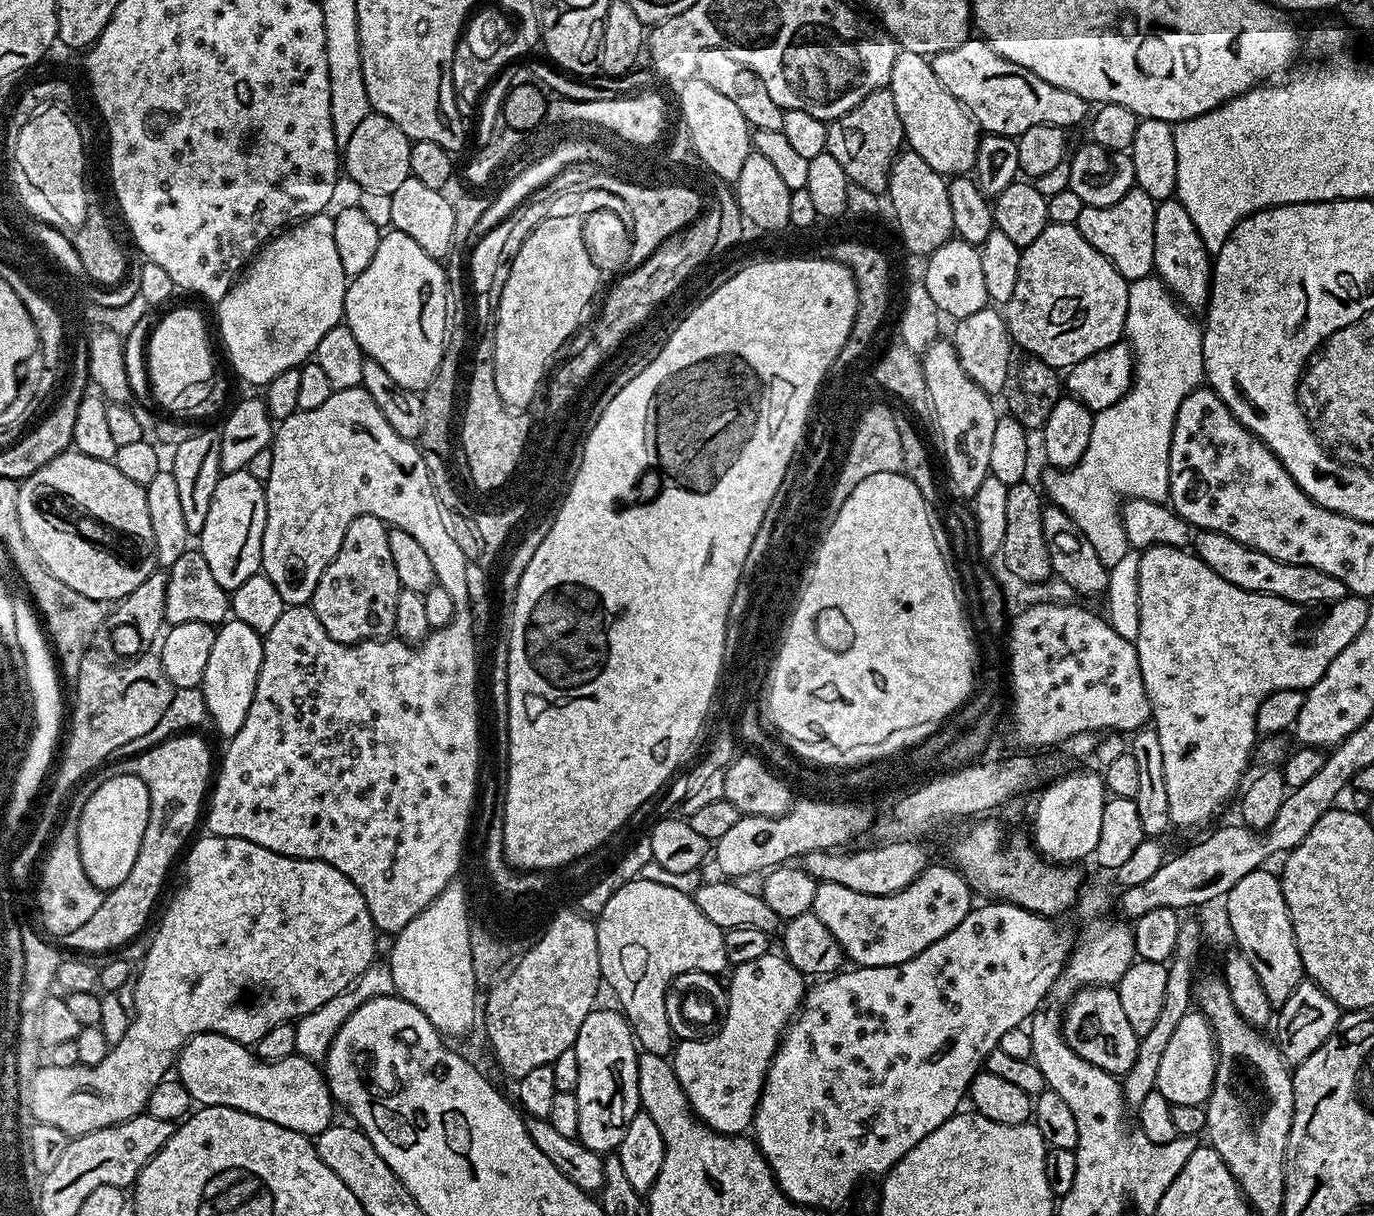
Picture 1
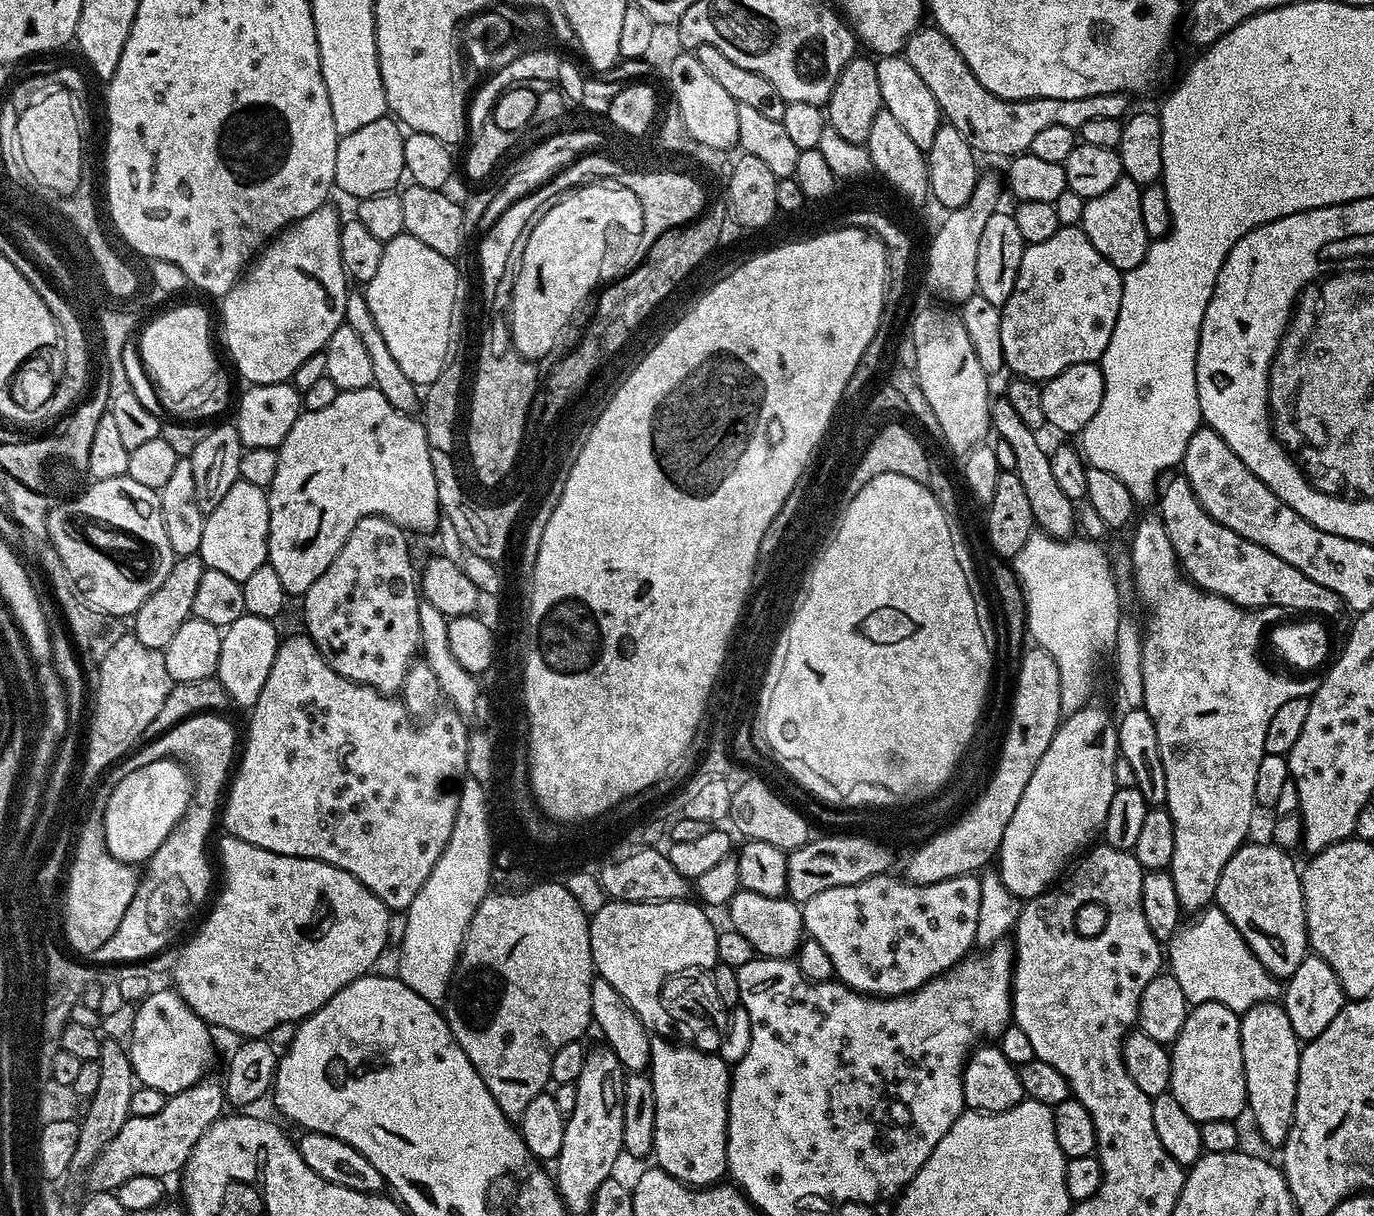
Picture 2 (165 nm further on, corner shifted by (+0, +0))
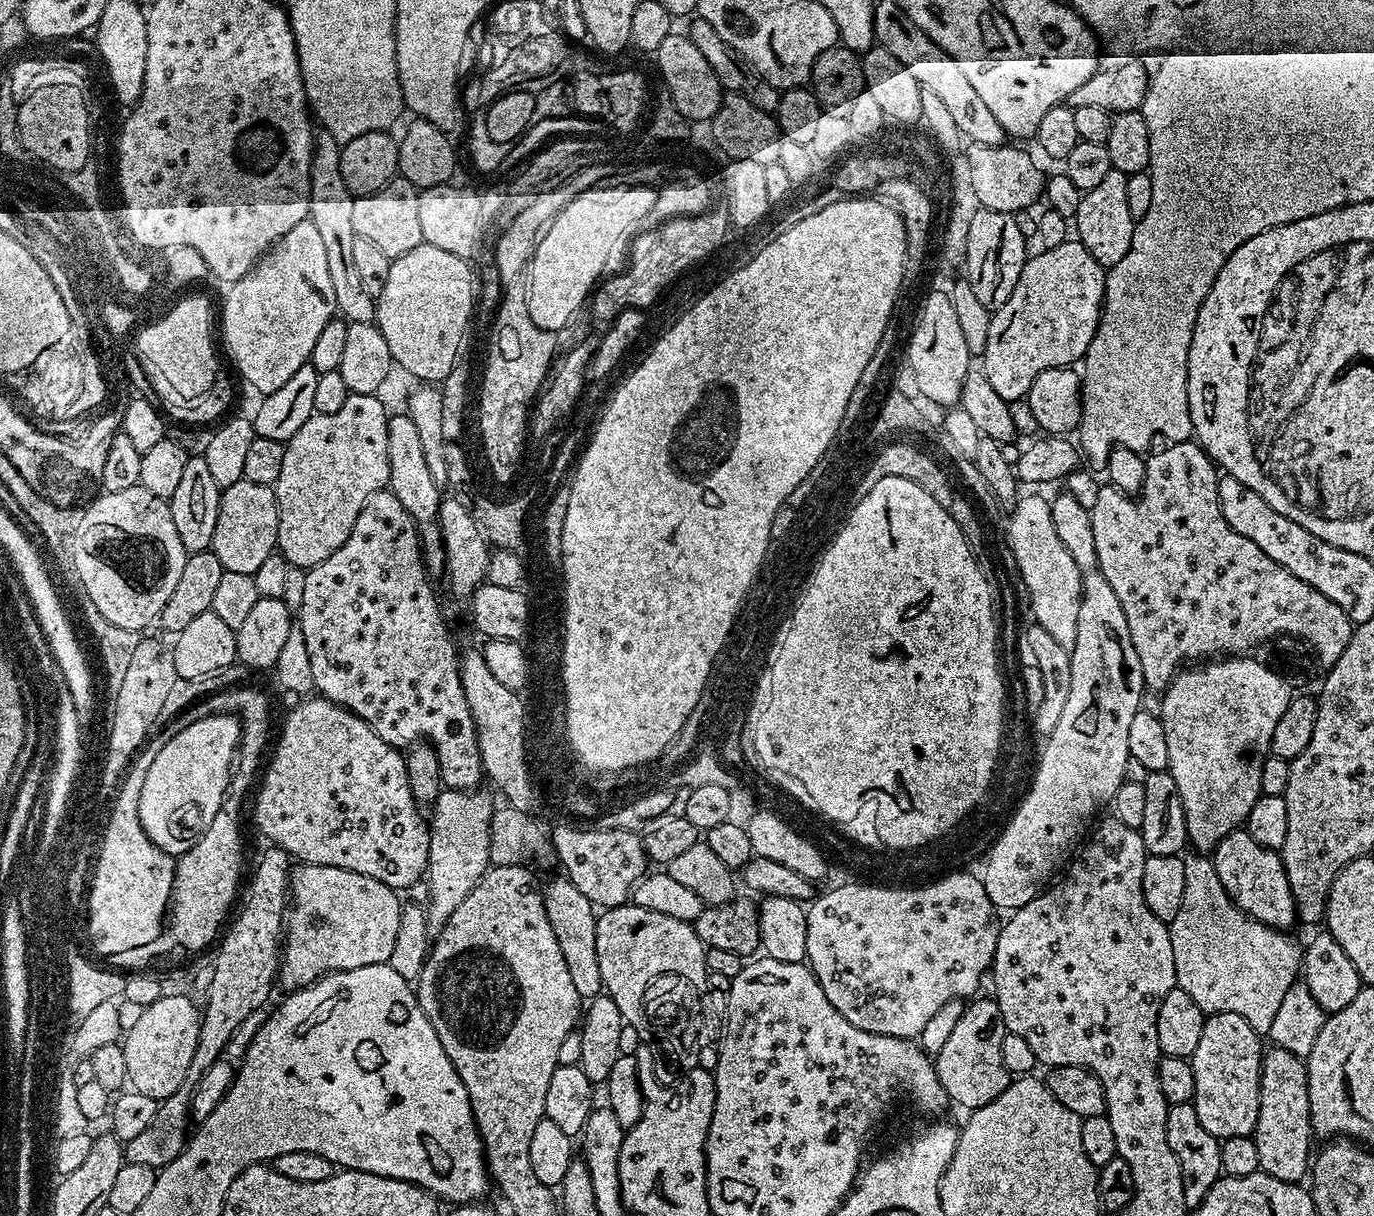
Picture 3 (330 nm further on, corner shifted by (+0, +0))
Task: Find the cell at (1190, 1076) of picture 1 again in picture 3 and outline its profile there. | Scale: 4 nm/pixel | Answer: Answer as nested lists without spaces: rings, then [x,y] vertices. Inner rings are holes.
[[[1214,1013],[1209,1015],[1202,1026],[1202,1038],[1190,1057],[1194,1070],[1194,1098],[1198,1122],[1210,1130],[1216,1139],[1223,1141],[1235,1136],[1252,1136],[1258,1122],[1260,1105],[1260,1067],[1264,1061],[1265,1045],[1260,1045],[1262,1036],[1250,1026],[1250,1022],[1238,1013]]]

